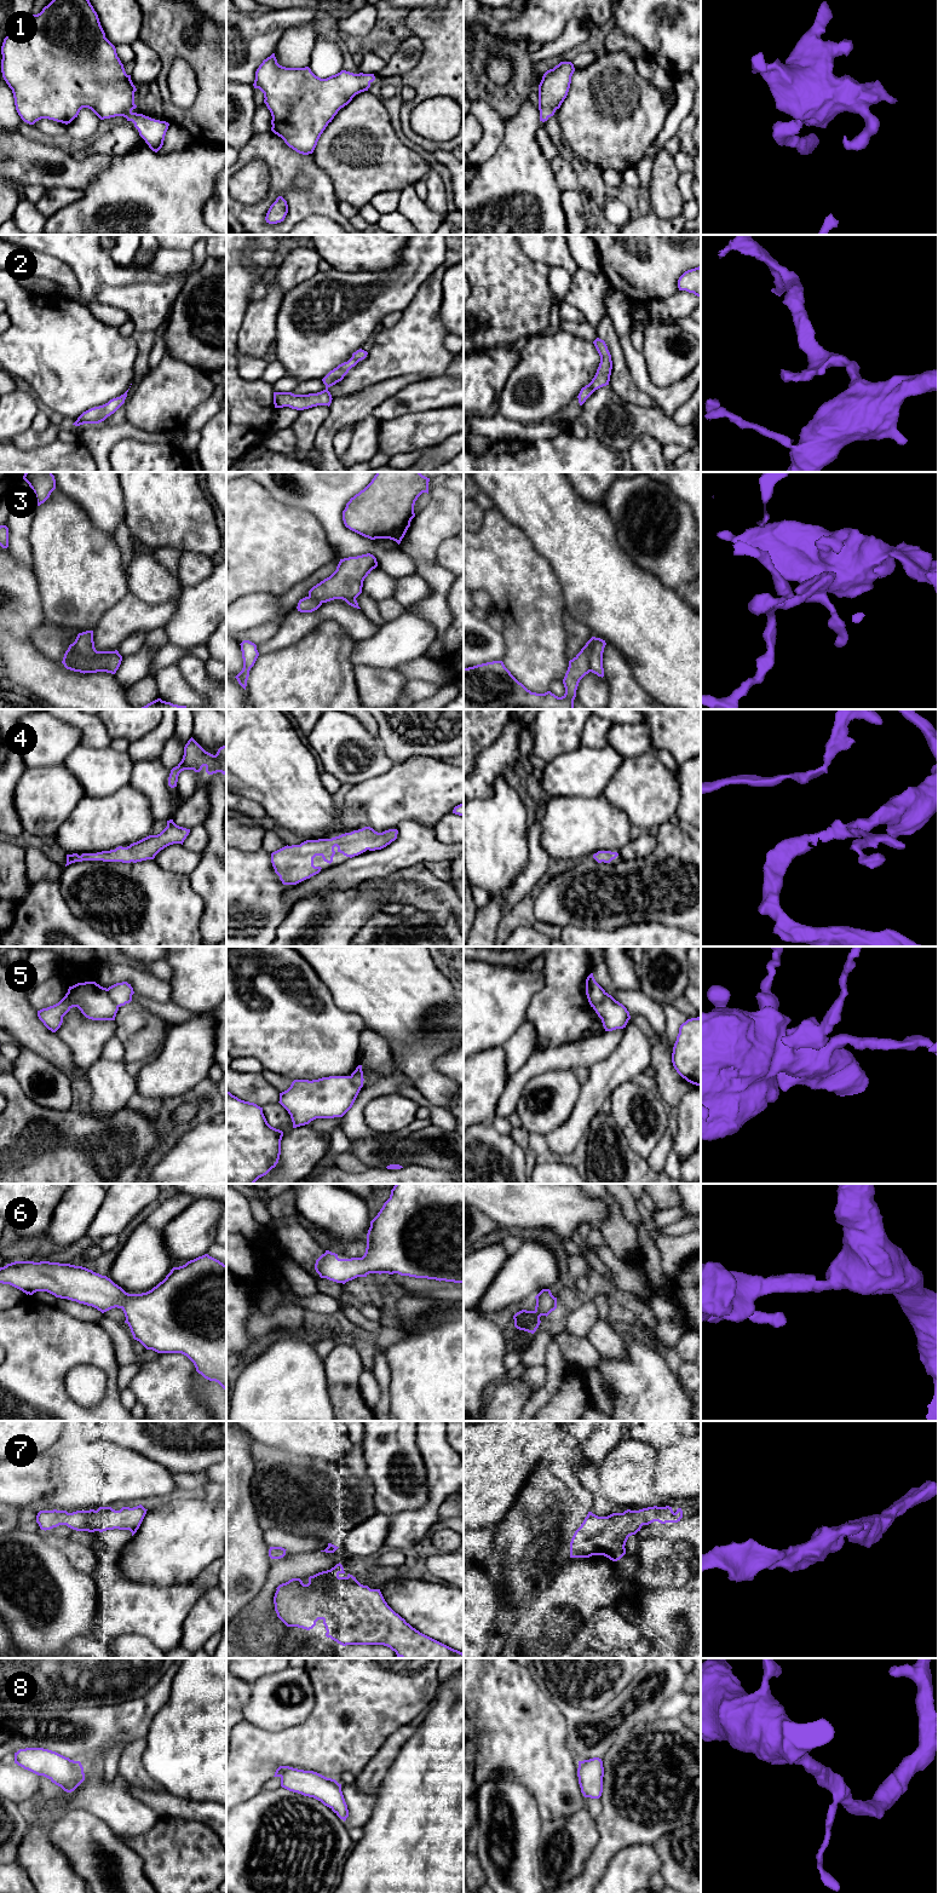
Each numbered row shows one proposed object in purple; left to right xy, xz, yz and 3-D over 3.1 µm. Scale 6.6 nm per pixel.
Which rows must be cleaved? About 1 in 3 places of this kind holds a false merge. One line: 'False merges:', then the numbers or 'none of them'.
False merges: 3, 5

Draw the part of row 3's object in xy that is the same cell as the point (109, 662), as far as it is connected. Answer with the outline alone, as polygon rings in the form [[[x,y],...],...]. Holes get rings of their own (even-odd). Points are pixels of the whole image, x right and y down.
[[[70,644],[64,654],[63,664],[71,664],[80,673],[107,672],[115,674],[122,661],[120,654],[104,654],[99,658],[85,658],[75,652],[75,644]]]

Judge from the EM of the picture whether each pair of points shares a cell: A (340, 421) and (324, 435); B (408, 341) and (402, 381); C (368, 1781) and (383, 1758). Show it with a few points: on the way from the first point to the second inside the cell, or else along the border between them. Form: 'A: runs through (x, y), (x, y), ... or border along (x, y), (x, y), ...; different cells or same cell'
A: runs through (337, 423), (328, 431); same cell
B: border along (425, 375), (403, 374), (377, 384); different cells
C: runs through (373, 1774), (380, 1764); same cell

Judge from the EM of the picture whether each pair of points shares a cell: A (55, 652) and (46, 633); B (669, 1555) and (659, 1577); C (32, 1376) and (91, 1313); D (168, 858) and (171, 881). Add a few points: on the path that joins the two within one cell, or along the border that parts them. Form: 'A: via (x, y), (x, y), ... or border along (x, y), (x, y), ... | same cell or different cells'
A: via (55, 648), (49, 638) | same cell
B: via (665, 1560), (659, 1566), (659, 1572) | same cell
C: border along (58, 1309), (74, 1317), (98, 1322) | different cells
D: border along (153, 859), (165, 869), (188, 875) | different cells

